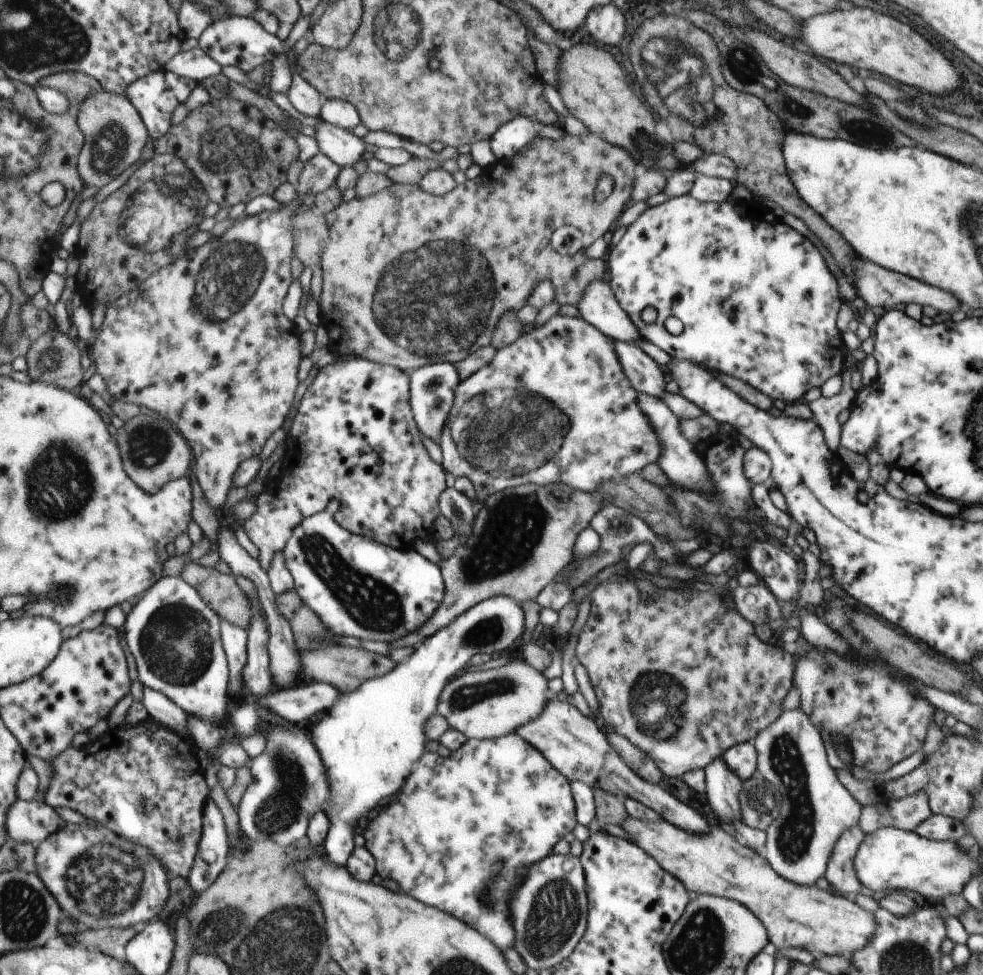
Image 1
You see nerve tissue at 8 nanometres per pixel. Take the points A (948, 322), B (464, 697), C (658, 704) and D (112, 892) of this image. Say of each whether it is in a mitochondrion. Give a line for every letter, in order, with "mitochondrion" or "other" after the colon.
A: other
B: mitochondrion
C: mitochondrion
D: mitochondrion

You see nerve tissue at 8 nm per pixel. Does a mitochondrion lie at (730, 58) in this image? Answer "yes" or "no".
yes

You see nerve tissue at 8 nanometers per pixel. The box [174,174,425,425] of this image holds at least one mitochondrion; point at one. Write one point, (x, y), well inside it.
(229, 279)

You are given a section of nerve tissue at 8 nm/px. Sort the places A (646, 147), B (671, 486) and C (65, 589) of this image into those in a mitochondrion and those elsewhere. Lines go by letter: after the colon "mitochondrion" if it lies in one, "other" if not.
A: mitochondrion
B: other
C: other

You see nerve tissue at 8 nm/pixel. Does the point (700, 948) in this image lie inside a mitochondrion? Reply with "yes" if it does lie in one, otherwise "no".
yes

